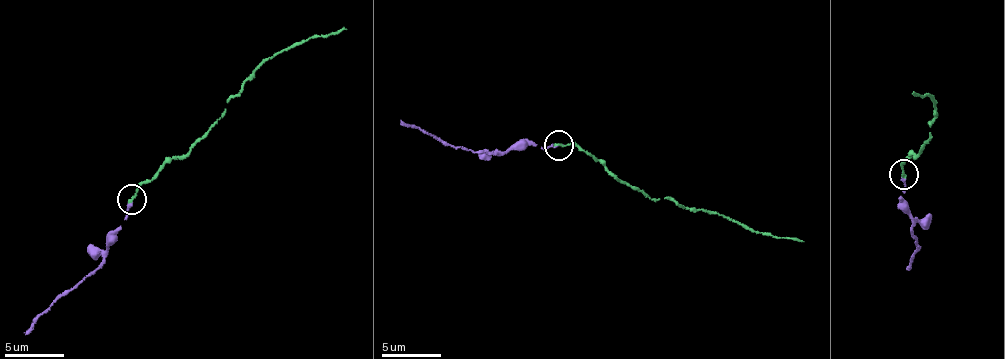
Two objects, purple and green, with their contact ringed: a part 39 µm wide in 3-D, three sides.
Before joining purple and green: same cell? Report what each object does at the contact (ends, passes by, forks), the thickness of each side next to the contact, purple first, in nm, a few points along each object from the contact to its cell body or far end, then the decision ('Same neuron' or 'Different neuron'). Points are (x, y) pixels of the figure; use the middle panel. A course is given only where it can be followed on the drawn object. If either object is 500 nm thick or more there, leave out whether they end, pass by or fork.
At the ring purple ends. At the ring green ends. Thickness 190 nm (purple) against 160 nm. Course of purple: (560, 145), (525, 147), (496, 156), (454, 148), (400, 119). Course of green: (560, 145), (571, 143), (617, 178), (652, 199), (665, 196), (691, 208), (715, 212), (745, 228), (804, 242). Same neuron

